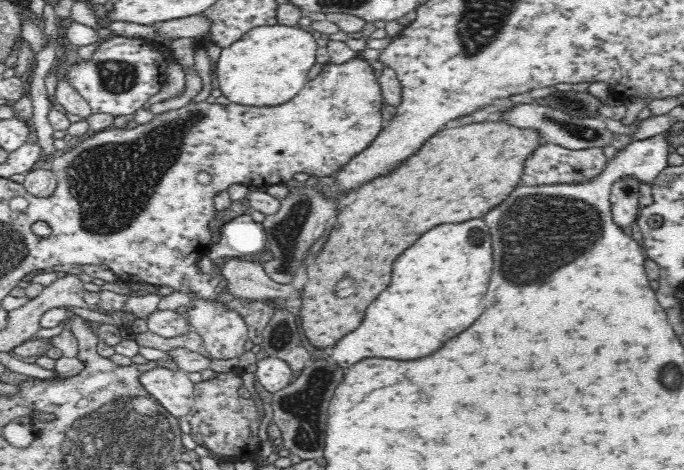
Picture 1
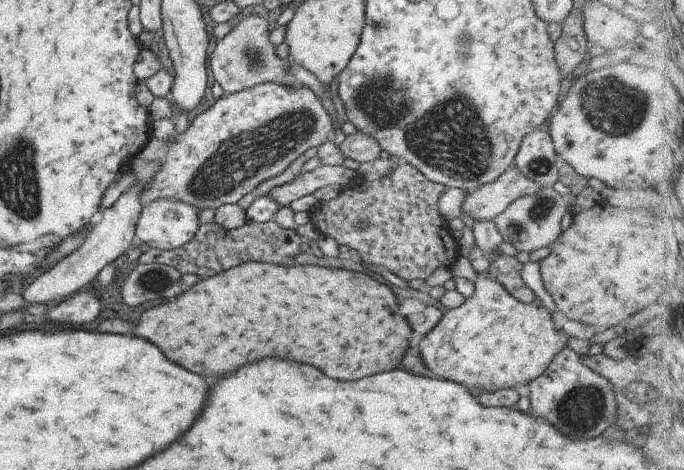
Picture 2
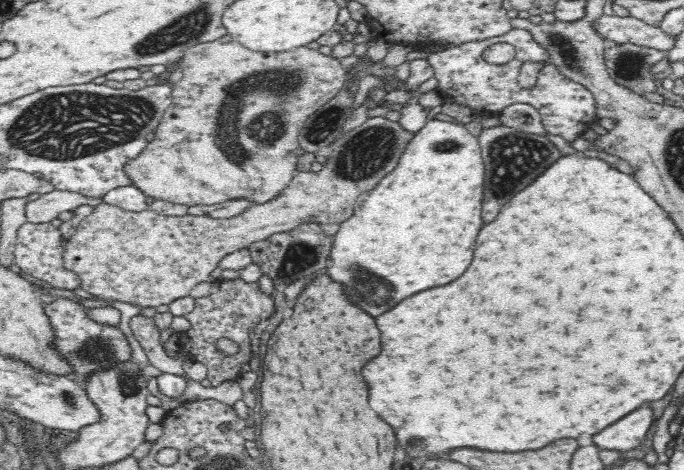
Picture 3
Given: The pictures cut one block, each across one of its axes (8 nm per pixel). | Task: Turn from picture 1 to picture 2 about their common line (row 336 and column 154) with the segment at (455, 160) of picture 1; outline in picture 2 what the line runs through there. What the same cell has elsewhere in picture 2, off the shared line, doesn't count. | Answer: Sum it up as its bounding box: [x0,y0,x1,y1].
[135,261,410,380]

